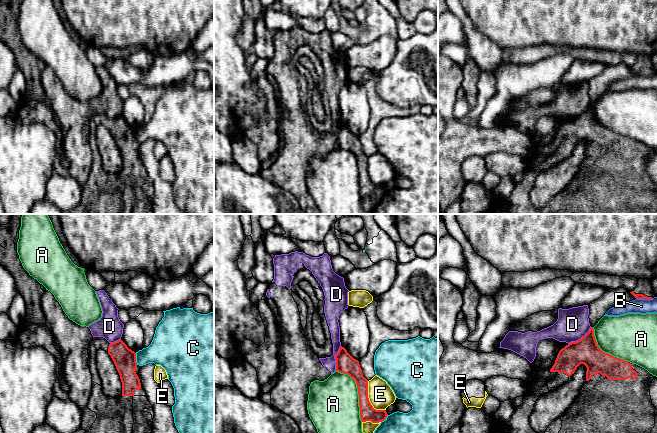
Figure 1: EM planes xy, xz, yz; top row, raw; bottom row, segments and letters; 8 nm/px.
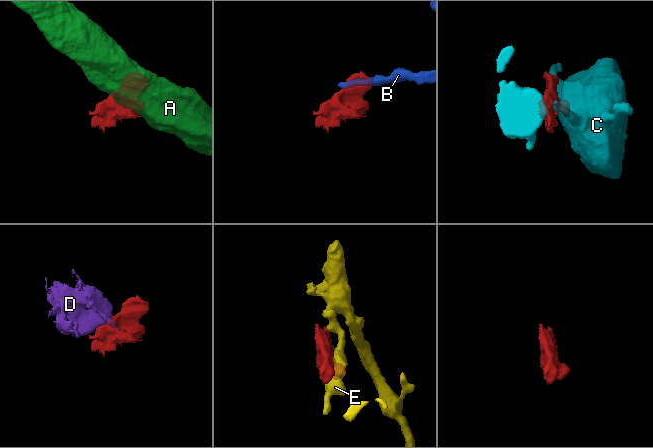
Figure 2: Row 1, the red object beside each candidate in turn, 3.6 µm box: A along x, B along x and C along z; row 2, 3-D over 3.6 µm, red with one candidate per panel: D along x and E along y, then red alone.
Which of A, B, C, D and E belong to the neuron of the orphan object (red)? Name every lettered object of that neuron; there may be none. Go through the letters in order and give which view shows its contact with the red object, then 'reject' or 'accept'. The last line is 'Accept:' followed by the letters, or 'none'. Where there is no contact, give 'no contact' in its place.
A: xz | reject
B: yz | reject
C: xy | reject
D: yz | reject
E: xz | reject
Accept: none

